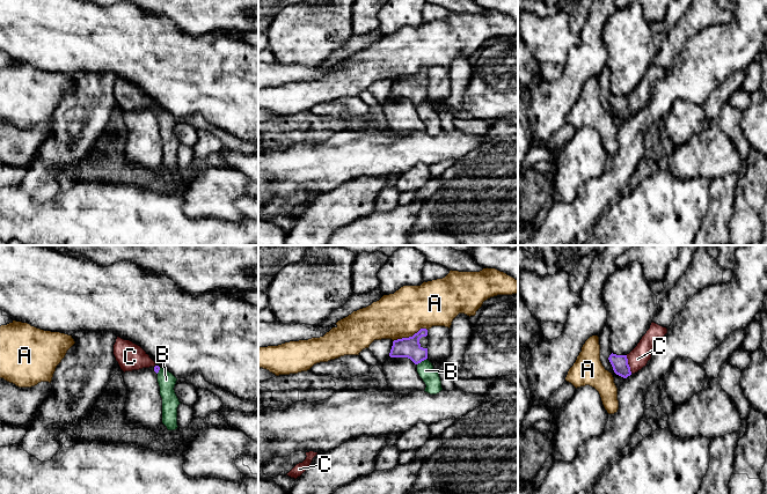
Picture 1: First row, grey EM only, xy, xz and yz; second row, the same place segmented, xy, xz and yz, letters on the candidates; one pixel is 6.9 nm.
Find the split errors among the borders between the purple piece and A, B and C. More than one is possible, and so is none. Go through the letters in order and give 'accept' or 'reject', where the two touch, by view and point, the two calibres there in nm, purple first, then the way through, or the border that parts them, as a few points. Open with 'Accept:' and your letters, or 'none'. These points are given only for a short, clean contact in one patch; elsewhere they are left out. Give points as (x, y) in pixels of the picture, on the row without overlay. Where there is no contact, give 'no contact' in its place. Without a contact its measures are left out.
Accept: C
A: reject | xz (409, 78) | 140/320 nm
B: reject | xz (422, 101) | 140/120 nm | along xz (426, 98), (417, 105)
C: accept | yz (628, 105) | 110/140 nm | across yz (620, 105), (628, 105), (637, 100)

